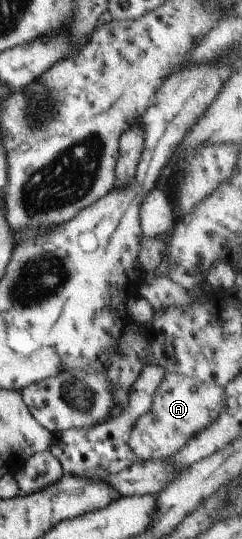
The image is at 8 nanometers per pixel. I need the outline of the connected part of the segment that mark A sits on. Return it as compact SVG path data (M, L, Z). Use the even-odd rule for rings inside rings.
M166 373L155 390L151 407L133 422L127 445L142 460L173 457L188 439L215 421L224 402L223 387L178 373Z

